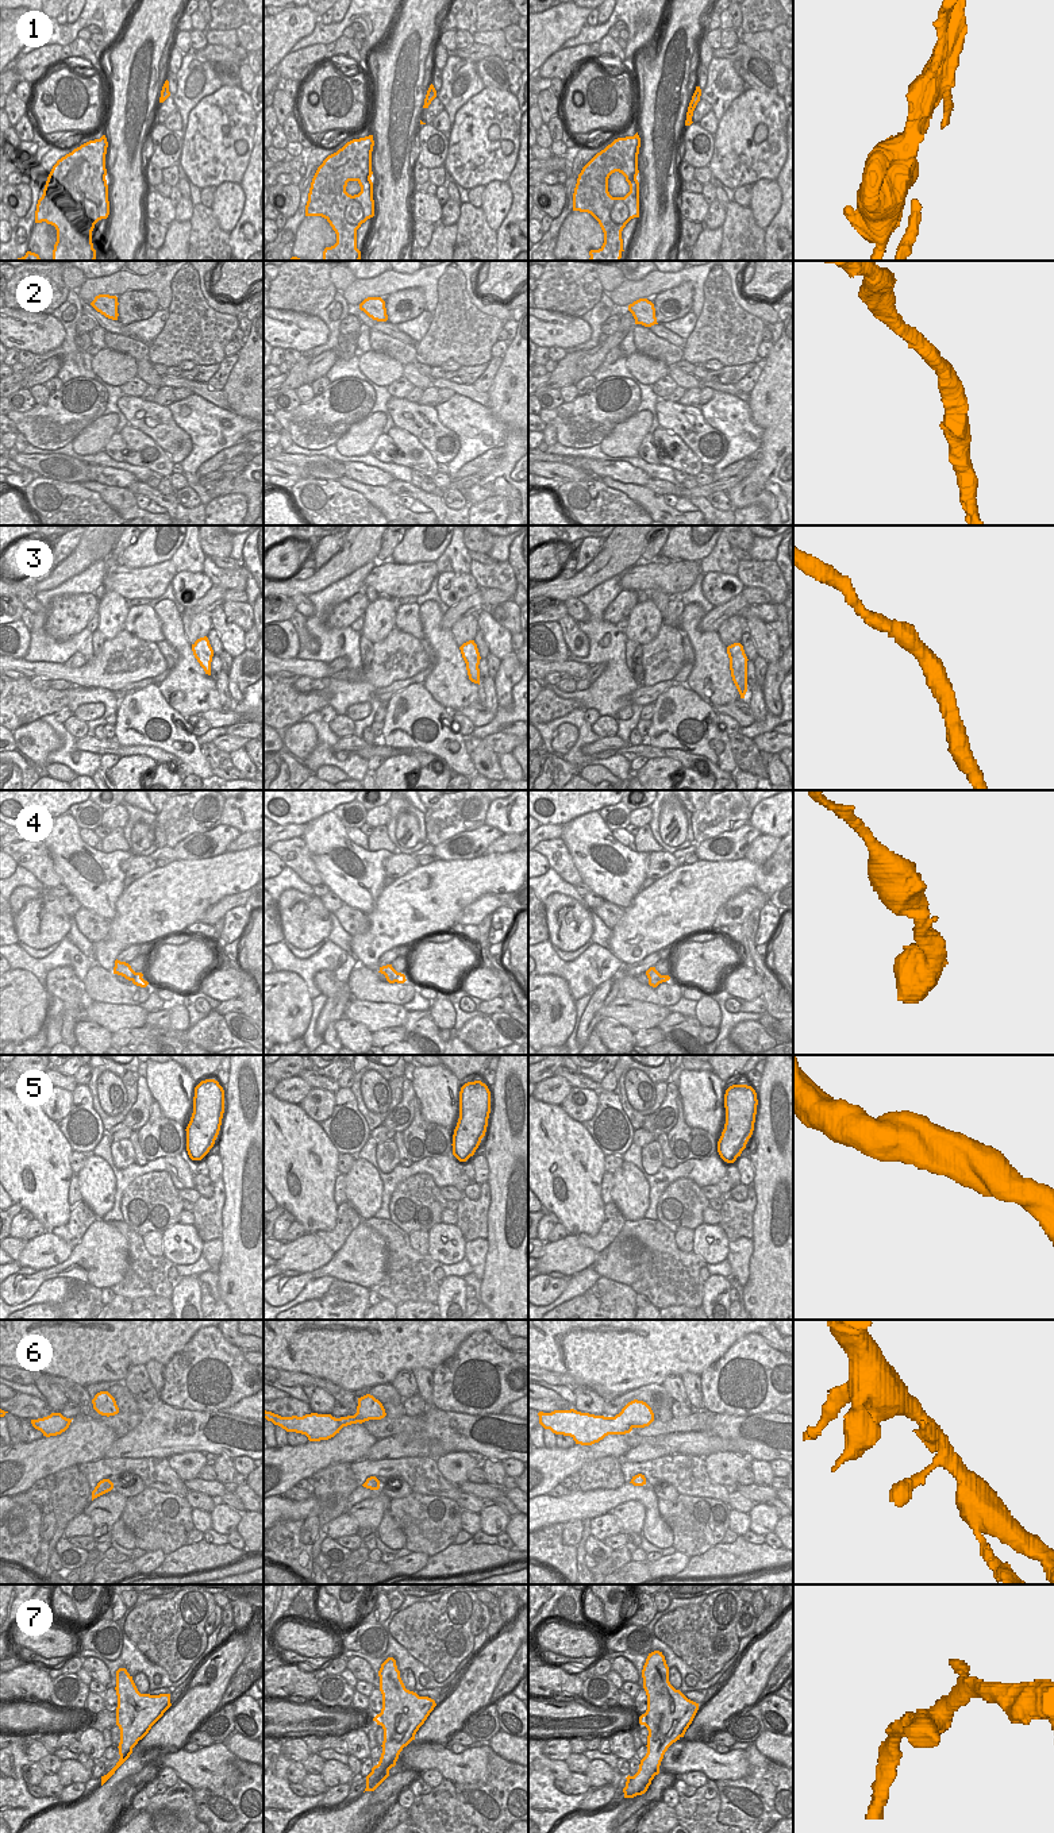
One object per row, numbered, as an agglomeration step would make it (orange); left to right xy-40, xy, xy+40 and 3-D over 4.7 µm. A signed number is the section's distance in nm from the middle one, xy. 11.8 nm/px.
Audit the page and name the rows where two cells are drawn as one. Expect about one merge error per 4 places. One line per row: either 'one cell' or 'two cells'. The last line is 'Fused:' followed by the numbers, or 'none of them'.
1: two cells
2: one cell
3: one cell
4: one cell
5: one cell
6: one cell
7: one cell
Fused: 1

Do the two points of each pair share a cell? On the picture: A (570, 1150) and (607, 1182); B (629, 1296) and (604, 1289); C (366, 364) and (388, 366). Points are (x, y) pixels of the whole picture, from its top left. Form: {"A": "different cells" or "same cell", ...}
{"A": "different cells", "B": "same cell", "C": "same cell"}

